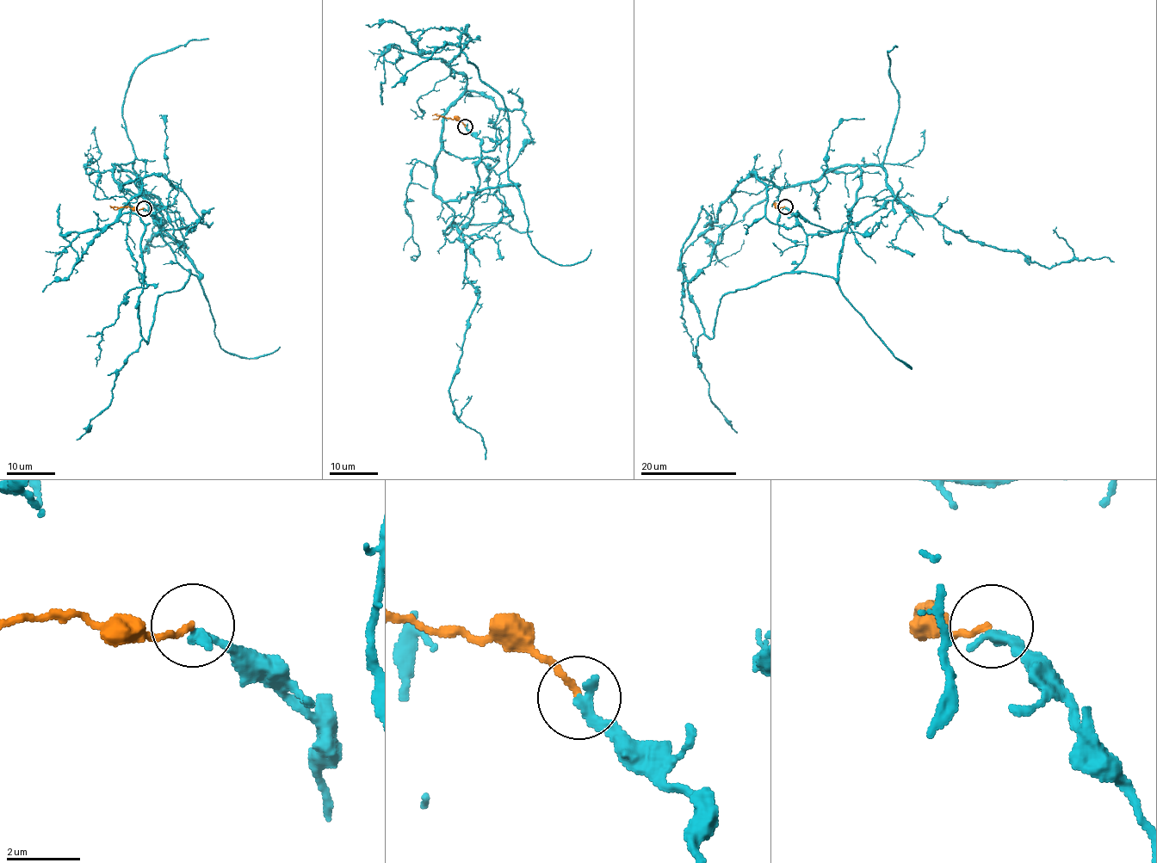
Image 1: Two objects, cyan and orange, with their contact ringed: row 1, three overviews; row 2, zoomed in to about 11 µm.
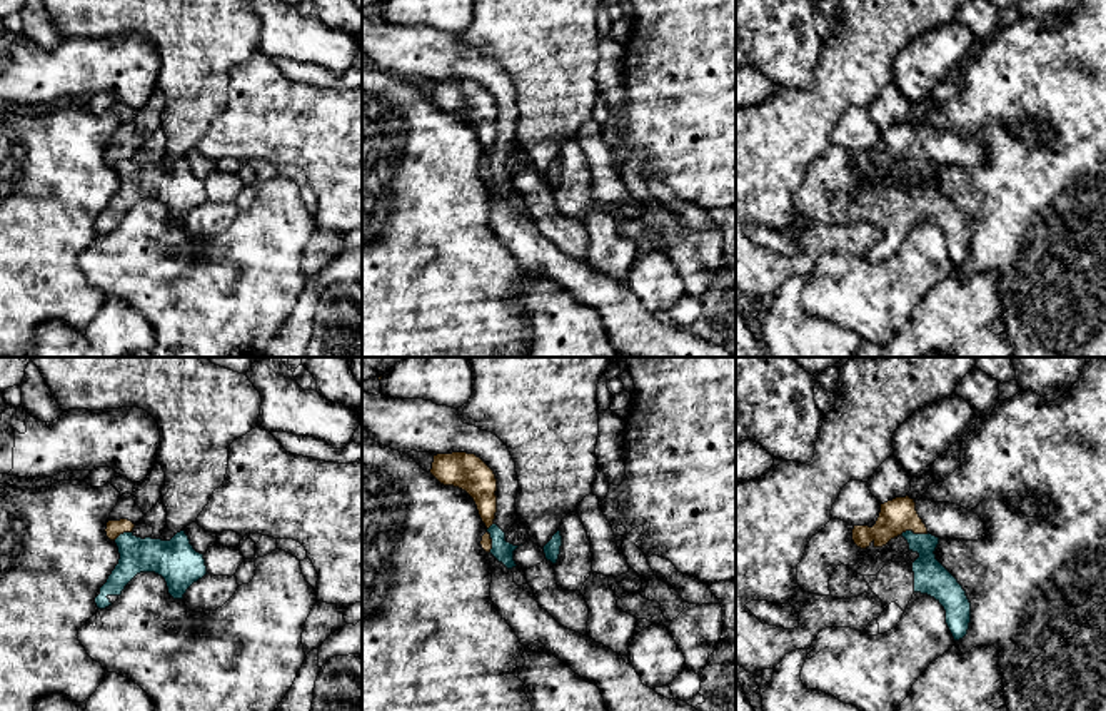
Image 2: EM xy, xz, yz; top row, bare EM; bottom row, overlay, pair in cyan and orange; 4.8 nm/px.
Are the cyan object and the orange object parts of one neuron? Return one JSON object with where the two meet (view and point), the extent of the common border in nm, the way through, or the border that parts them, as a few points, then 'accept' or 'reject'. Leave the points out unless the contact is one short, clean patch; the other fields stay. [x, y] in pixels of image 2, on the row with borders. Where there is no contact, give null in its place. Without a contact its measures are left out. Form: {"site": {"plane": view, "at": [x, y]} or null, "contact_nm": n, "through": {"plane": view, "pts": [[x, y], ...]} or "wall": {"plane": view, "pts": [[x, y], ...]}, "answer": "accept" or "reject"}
{"site": {"plane": "xz", "at": [491, 538]}, "contact_nm": 150, "wall": {"plane": "xz", "pts": [[492, 523], [487, 529], [491, 539], [489, 553]]}, "answer": "reject"}

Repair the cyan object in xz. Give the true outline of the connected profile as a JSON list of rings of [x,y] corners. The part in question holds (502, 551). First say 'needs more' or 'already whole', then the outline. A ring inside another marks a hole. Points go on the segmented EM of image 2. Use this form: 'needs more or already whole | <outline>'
needs more | [[[362,392],[362,429],[372,441],[399,452],[452,454],[467,452],[480,457],[497,479],[497,512],[487,529],[492,554],[507,569],[515,567],[514,546],[505,532],[517,519],[515,497],[519,481],[515,462],[507,446],[492,432],[464,424],[459,411],[424,399],[394,399]]]

